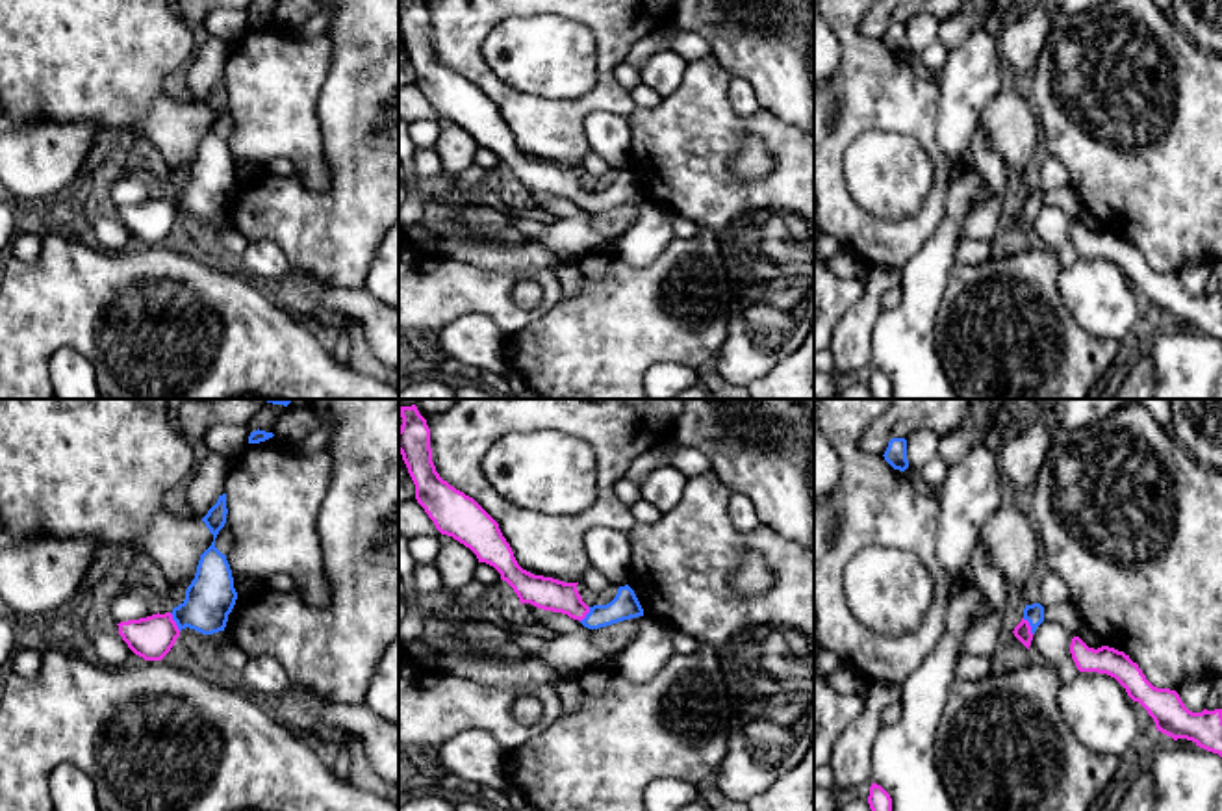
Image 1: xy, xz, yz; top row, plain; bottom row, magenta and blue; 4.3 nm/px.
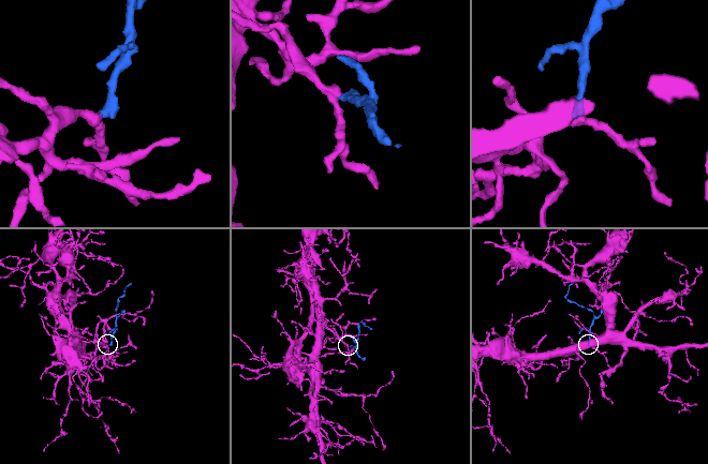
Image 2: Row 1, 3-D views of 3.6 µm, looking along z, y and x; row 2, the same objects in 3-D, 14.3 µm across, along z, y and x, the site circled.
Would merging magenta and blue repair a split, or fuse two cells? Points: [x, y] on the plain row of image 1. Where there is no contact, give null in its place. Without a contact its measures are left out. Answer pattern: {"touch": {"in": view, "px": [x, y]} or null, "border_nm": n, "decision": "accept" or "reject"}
{"touch": {"in": "xy", "px": [175, 206]}, "border_nm": 90, "decision": "accept"}

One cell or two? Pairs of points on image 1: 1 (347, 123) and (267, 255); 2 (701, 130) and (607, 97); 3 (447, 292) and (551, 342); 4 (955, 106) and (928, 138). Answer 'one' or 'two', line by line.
1: two
2: two
3: two
4: two

